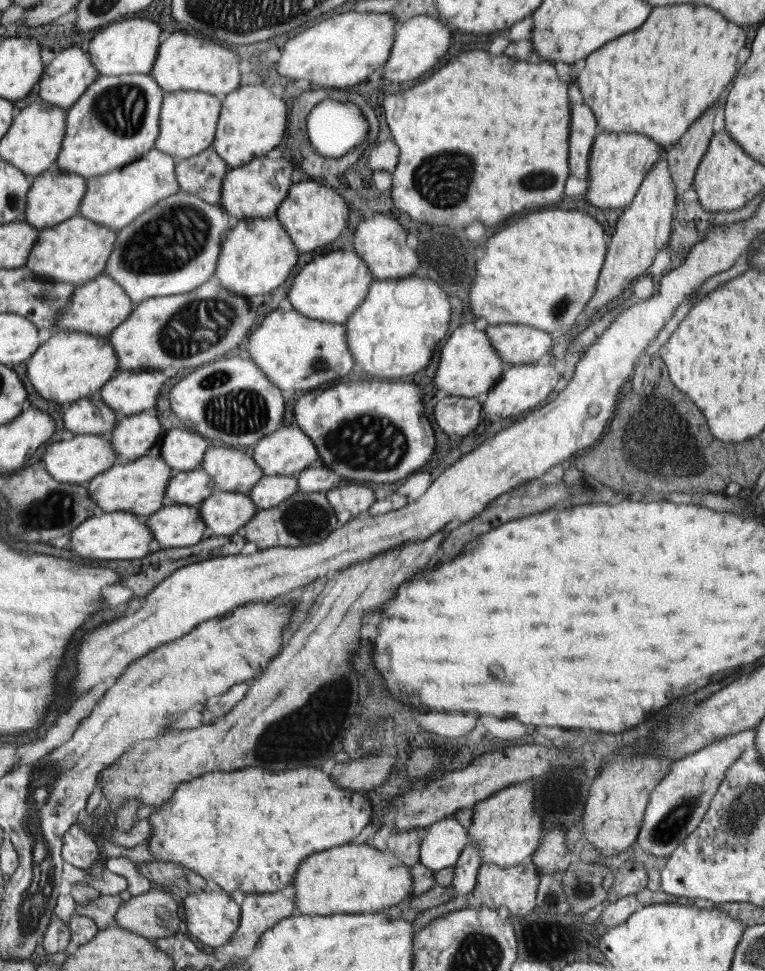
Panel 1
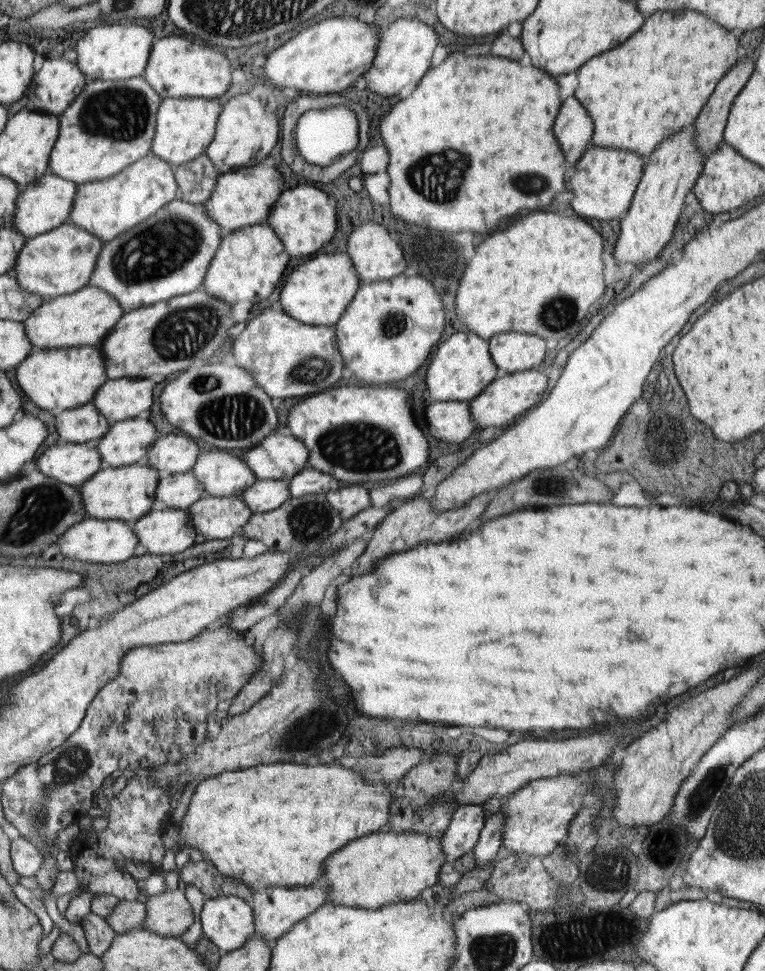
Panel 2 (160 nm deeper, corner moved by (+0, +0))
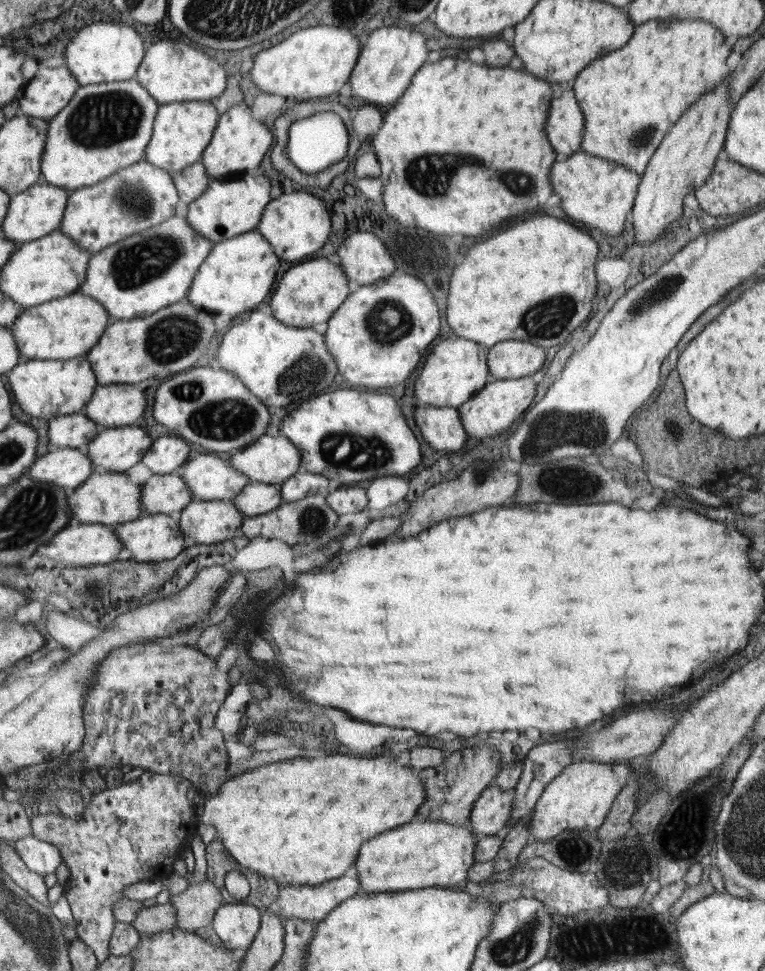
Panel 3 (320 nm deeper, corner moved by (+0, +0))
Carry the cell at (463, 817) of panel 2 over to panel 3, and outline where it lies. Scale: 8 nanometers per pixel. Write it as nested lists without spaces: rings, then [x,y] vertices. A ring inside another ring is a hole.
[[[493,782],[474,803],[470,815],[470,827],[477,837],[503,832],[509,824],[515,790],[502,791]]]

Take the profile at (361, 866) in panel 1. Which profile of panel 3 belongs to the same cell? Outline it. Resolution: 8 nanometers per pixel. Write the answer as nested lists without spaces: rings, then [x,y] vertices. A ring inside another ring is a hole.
[[[413,820],[382,832],[362,843],[355,860],[361,884],[359,893],[381,893],[417,888],[449,887],[468,882],[469,870],[475,865],[476,833],[470,827],[442,821]]]

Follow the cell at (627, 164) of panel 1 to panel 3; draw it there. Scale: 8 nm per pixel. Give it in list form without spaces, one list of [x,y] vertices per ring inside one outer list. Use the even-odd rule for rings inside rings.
[[[582,150],[569,157],[560,158],[562,160],[552,166],[550,184],[554,189],[554,193],[558,194],[562,199],[562,210],[568,217],[576,222],[582,222],[588,228],[601,230],[604,234],[620,234],[624,229],[624,224],[626,224],[628,212],[633,208],[641,177],[616,161],[604,160],[603,158],[586,154]]]

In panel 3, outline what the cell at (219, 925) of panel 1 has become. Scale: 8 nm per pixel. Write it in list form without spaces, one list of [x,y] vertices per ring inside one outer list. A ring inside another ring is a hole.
[[[232,900],[223,903],[219,910],[215,912],[213,924],[211,925],[211,929],[215,931],[216,936],[218,935],[222,940],[222,946],[239,953],[250,949],[259,934],[258,928],[261,928],[258,907],[246,903],[237,904]]]

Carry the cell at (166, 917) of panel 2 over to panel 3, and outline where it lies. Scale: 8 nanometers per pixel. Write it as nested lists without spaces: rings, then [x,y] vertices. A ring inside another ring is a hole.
[[[192,882],[180,894],[173,895],[171,905],[176,907],[177,923],[173,928],[194,932],[197,928],[211,926],[215,912],[223,905],[224,896],[212,882]]]

